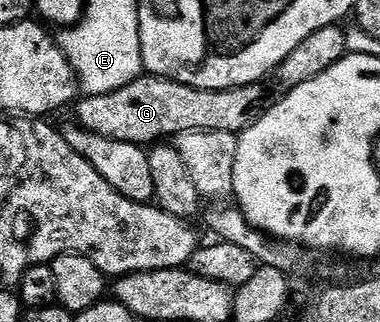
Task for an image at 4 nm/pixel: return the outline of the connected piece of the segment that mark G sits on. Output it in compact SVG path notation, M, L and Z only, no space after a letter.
M335 24L312 32L308 40L292 48L279 66L271 74L265 74L259 82L231 90L201 90L171 78L143 76L132 80L132 84L124 84L124 88L116 88L116 92L79 97L73 107L78 117L75 119L77 125L83 126L88 132L96 132L96 136L124 140L124 144L136 144L143 148L192 132L241 132L273 106L280 104L288 92L300 88L300 84L308 84L308 80L320 76L320 72L328 72L328 68L345 58L347 53L346 30Z

